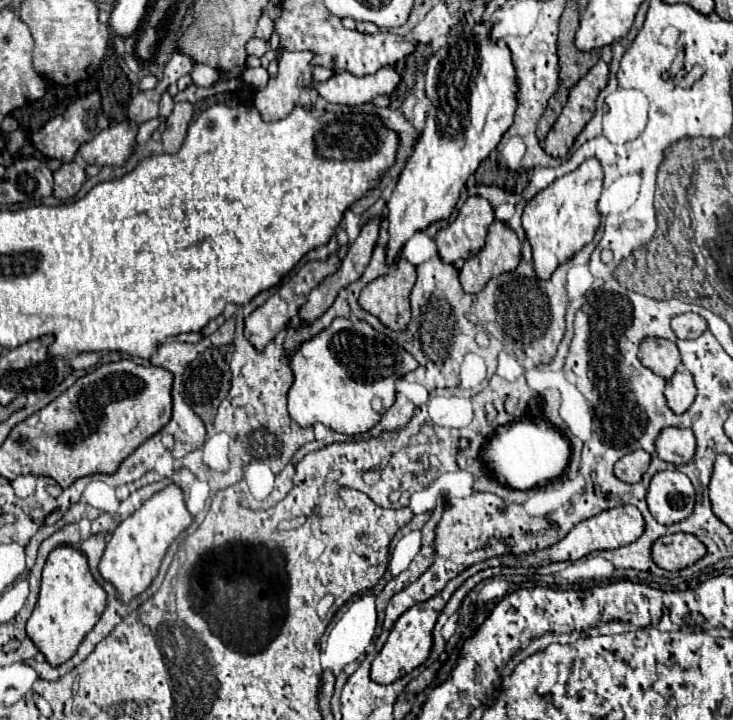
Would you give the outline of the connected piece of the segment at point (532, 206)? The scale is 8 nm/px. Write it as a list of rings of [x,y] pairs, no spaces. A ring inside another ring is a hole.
[[[596,157],[582,161],[574,171],[558,177],[552,185],[538,191],[524,207],[522,227],[532,245],[534,269],[540,279],[548,279],[558,265],[568,261],[576,251],[592,241],[598,225],[600,213],[596,209],[598,197],[602,193],[604,171]]]

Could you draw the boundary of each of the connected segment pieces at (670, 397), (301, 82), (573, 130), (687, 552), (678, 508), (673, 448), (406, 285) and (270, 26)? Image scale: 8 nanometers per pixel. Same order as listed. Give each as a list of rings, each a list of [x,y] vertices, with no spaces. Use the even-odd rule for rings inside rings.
[[[676,371],[666,381],[664,397],[668,401],[668,407],[674,413],[684,413],[694,403],[694,397],[696,397],[696,387],[694,387],[692,375],[688,371]]]
[[[312,51],[282,53],[282,61],[278,65],[278,77],[270,79],[266,89],[258,89],[254,93],[254,107],[266,121],[286,117],[298,103],[302,87],[306,89],[310,87],[312,57],[314,57]]]
[[[600,59],[580,83],[568,93],[568,103],[556,119],[552,131],[544,139],[544,151],[552,157],[564,157],[572,147],[576,135],[594,115],[594,101],[608,83],[608,65]]]
[[[672,533],[672,535],[662,535],[652,543],[652,559],[658,567],[666,571],[678,571],[700,557],[706,555],[706,547],[696,539],[696,535],[688,533]]]
[[[672,469],[672,471],[658,471],[648,485],[646,503],[654,519],[662,525],[672,525],[686,519],[694,509],[694,487],[690,479]]]
[[[666,427],[664,431],[660,431],[654,445],[656,445],[656,455],[662,461],[682,465],[682,463],[688,463],[694,457],[696,439],[694,439],[692,429]]]
[[[404,257],[396,261],[390,273],[370,281],[358,303],[364,311],[372,313],[392,331],[404,331],[410,321],[410,291],[416,283],[416,267]]]
[[[262,13],[258,19],[258,25],[256,25],[256,37],[268,41],[272,33],[274,33],[274,21],[266,13]]]

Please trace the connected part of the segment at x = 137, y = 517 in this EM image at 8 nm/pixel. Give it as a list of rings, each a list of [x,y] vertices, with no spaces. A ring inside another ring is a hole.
[[[170,483],[162,491],[152,495],[138,511],[134,511],[116,527],[104,549],[98,569],[102,577],[118,589],[124,603],[132,601],[136,595],[146,591],[146,587],[158,573],[166,549],[190,523],[192,515],[186,509],[182,489],[176,483]]]

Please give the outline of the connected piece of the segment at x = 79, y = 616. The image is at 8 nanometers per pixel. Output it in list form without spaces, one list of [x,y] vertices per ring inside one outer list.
[[[60,545],[46,559],[40,597],[26,625],[28,637],[44,653],[50,665],[62,665],[74,655],[82,639],[98,623],[104,607],[106,591],[92,577],[86,555],[72,545]]]

